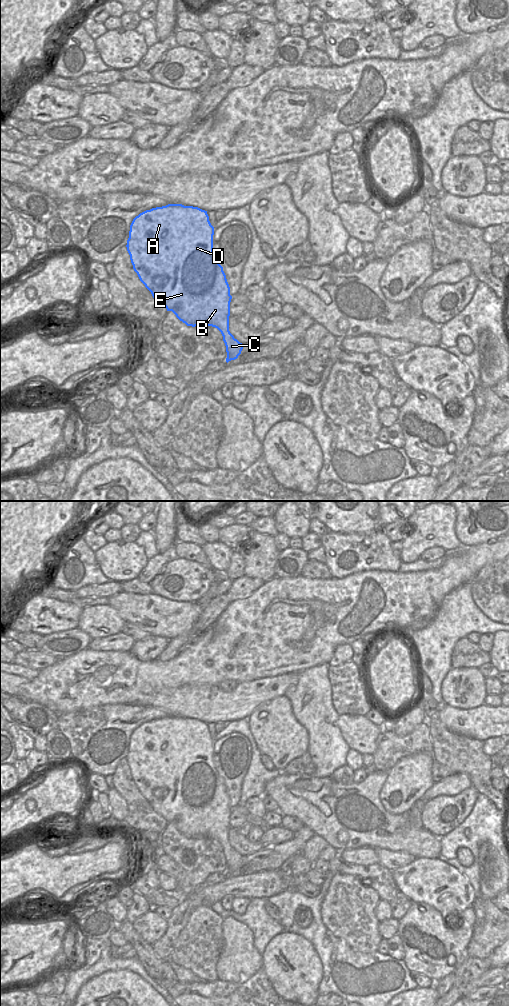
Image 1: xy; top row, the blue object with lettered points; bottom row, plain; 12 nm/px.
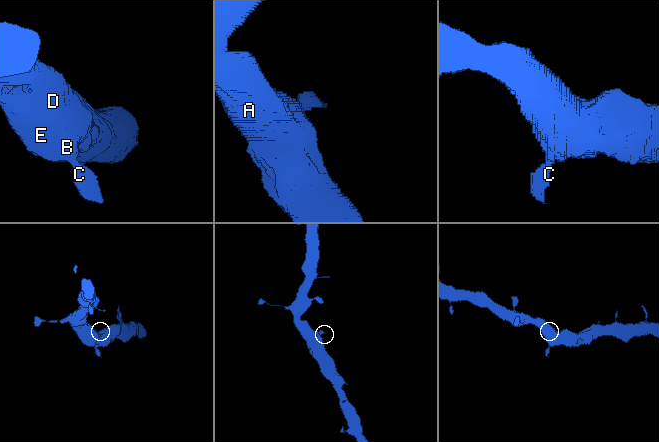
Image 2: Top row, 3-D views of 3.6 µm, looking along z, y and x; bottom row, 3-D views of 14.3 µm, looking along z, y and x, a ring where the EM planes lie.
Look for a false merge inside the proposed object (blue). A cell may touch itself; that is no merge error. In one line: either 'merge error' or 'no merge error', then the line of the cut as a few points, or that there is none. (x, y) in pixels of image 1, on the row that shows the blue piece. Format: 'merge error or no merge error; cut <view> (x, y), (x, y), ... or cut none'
no merge error; cut none

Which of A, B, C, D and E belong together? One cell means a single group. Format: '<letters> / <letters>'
A B C D E

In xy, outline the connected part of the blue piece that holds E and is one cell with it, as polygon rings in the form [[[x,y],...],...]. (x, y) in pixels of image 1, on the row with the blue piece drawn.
[[[168,204],[146,210],[133,219],[126,247],[133,269],[140,281],[151,292],[153,298],[166,307],[167,311],[172,311],[187,326],[212,326],[221,332],[226,346],[226,362],[228,363],[238,358],[243,344],[235,339],[229,331],[232,296],[223,267],[214,255],[213,235],[214,227],[209,221],[207,211],[182,204]]]

